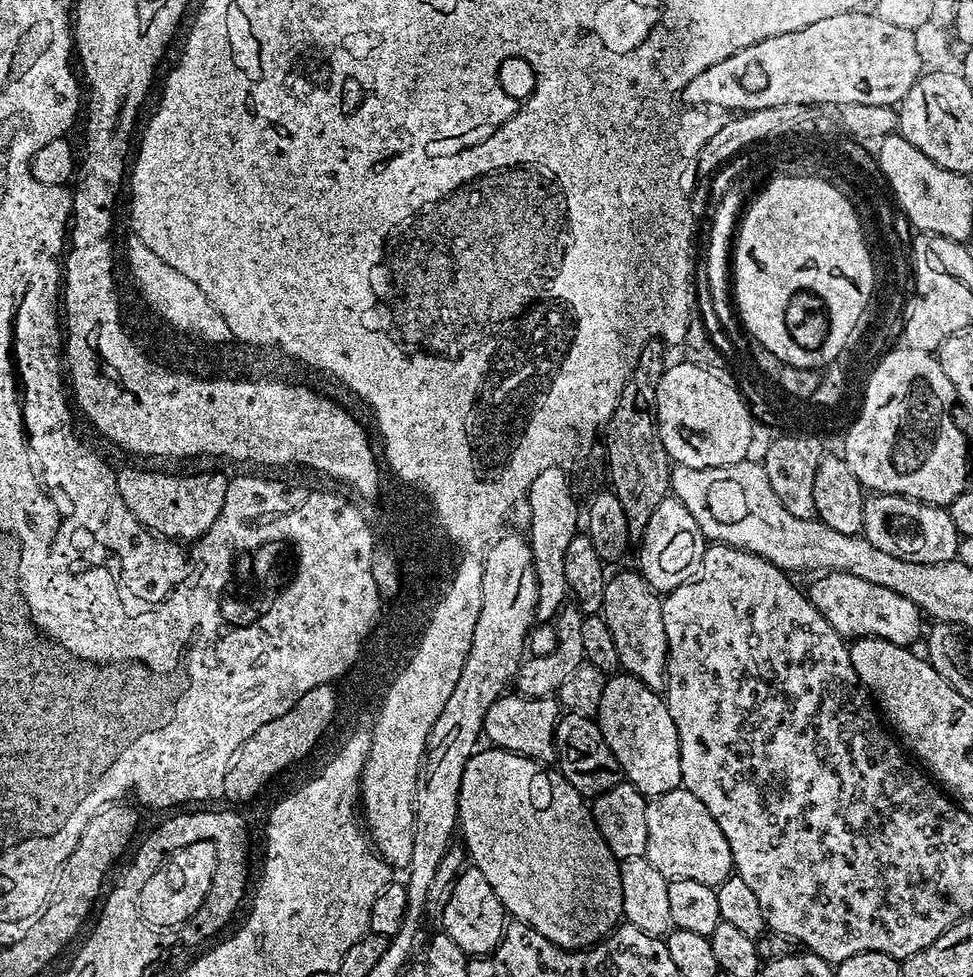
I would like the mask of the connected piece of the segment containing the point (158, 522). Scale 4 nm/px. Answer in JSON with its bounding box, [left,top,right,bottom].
[116,468,229,542]

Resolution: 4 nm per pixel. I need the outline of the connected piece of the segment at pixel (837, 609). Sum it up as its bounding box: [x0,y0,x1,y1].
[806,570,922,646]

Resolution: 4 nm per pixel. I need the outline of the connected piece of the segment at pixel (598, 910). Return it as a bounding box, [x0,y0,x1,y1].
[458,746,622,950]

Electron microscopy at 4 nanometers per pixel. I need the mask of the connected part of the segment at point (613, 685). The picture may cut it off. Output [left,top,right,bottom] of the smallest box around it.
[598,675,681,798]

